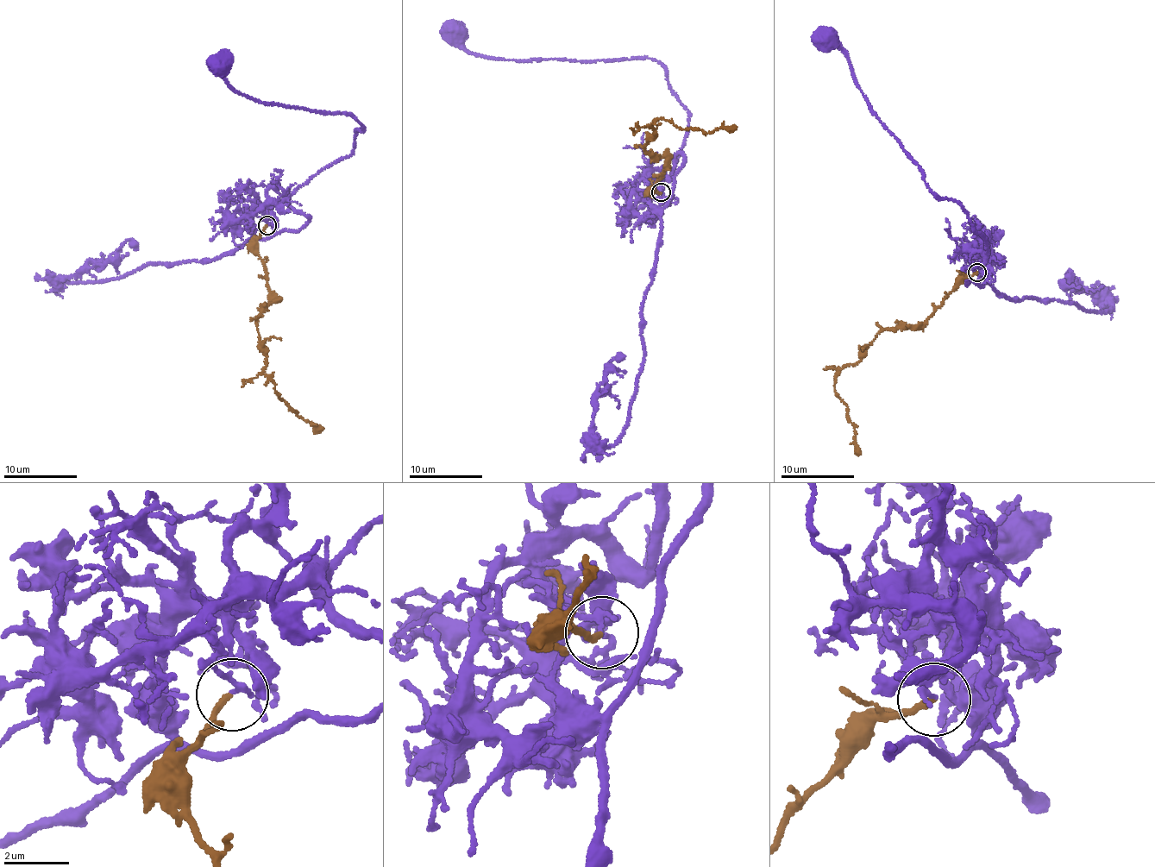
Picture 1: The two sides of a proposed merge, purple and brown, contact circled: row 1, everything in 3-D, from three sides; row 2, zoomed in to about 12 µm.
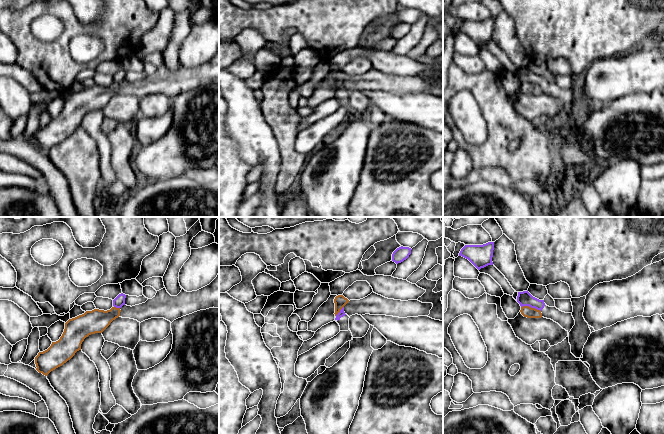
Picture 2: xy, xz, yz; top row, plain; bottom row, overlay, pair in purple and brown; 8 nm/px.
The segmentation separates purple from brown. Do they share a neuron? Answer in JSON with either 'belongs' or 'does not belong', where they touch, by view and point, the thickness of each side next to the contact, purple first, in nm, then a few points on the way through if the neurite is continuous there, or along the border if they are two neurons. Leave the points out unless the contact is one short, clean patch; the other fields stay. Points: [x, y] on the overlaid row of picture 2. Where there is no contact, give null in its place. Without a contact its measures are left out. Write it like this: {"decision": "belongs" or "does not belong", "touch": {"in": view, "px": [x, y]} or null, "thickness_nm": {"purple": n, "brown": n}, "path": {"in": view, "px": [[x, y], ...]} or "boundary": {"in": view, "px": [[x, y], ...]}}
{"decision": "does not belong", "touch": {"in": "yz", "px": [531, 307]}, "thickness_nm": {"purple": 120, "brown": 90}, "boundary": {"in": "yz", "px": [[521, 306], [534, 307], [540, 311]]}}

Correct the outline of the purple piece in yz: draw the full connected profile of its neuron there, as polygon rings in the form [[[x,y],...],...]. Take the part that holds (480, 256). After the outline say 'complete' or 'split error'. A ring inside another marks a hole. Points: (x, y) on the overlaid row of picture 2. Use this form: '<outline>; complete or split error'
[[[488,242],[483,245],[465,245],[459,256],[468,259],[478,270],[488,265],[493,265],[492,257],[494,242]]]; complete

